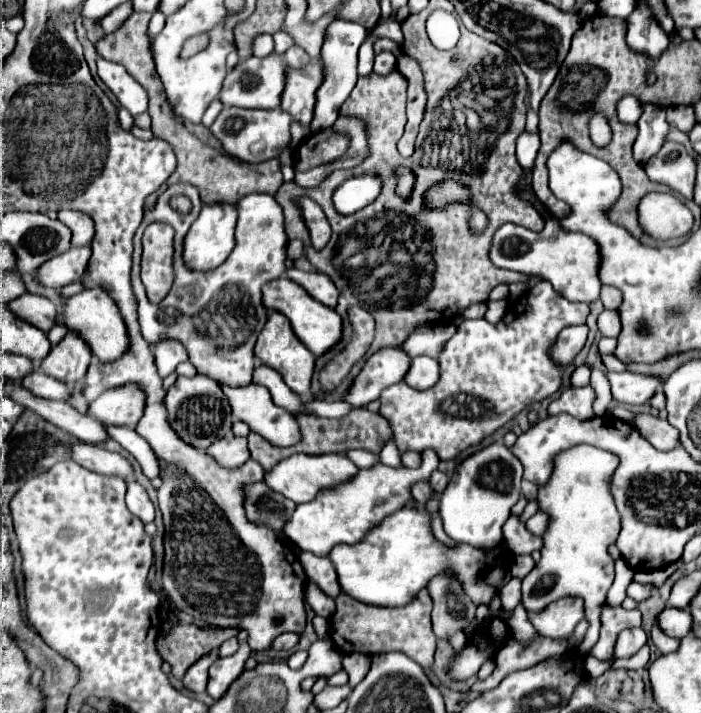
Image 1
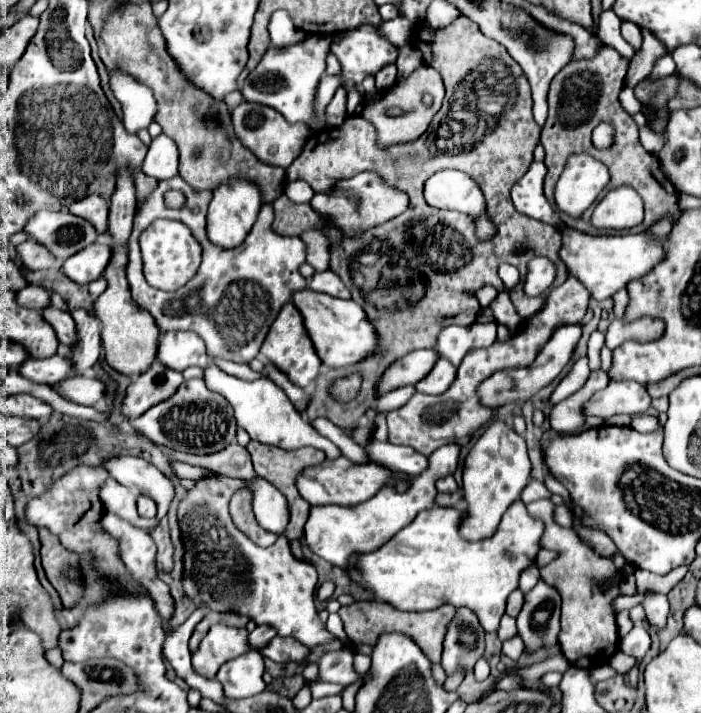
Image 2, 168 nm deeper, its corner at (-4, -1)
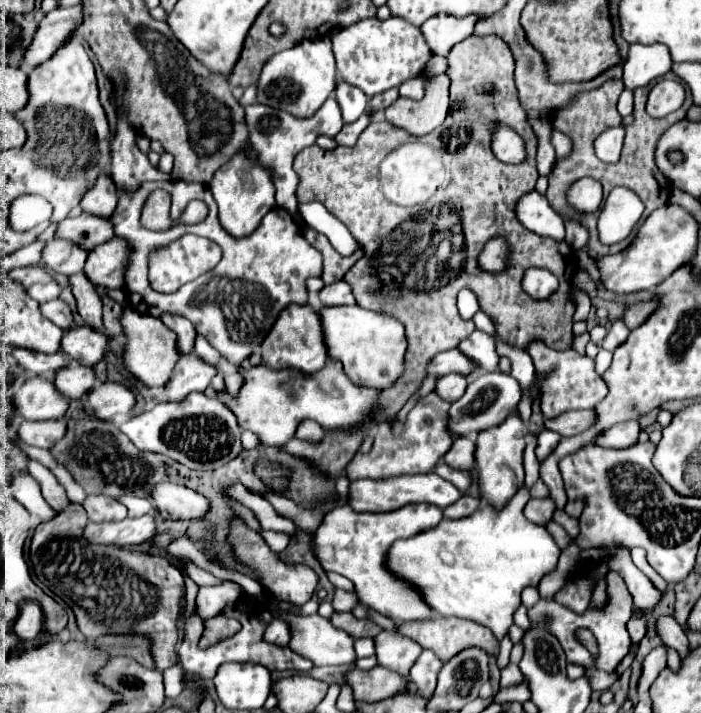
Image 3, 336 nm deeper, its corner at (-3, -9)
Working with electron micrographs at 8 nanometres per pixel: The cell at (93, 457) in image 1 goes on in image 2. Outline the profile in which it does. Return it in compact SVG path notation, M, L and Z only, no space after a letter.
M114 457L104 467L118 483L154 499L158 507L158 519L166 516L174 499L174 483L152 463L140 457Z

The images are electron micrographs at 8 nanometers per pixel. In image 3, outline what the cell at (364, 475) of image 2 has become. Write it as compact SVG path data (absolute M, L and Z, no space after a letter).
M425 473L425 475L402 475L391 479L355 479L349 485L347 505L353 511L371 511L371 513L383 513L389 509L393 511L407 503L431 503L443 509L449 503L455 503L459 497L461 491L453 483L441 479L435 473Z

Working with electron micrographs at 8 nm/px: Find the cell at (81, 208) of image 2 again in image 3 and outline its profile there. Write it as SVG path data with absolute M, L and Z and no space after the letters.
M103 173L93 189L89 189L81 201L81 209L89 215L97 215L107 219L117 205L117 187L113 187L109 173Z

